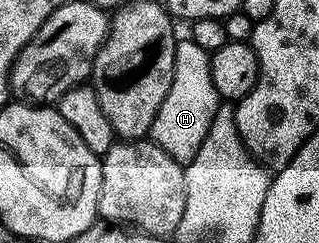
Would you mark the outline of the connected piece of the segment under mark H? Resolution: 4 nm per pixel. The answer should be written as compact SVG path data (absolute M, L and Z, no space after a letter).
M190 37L181 43L182 40L173 48L174 76L170 78L170 88L156 113L150 135L153 143L164 149L164 153L168 153L176 162L187 165L196 157L201 142L207 136L220 100L216 85L212 85L211 52L200 49L200 45L196 45Z

